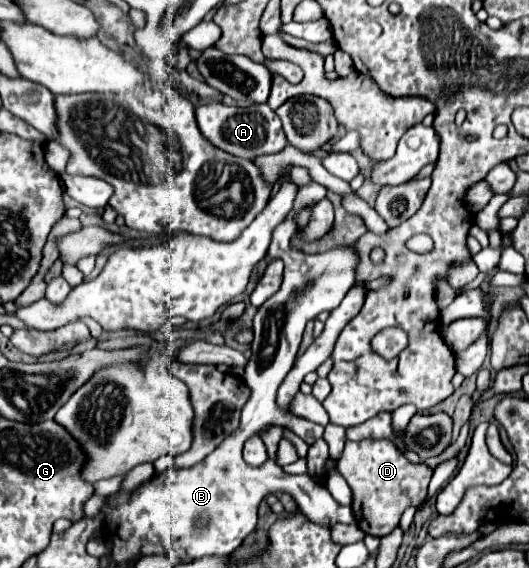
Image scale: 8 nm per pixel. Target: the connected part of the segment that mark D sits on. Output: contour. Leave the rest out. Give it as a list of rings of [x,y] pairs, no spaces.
[[[366,438],[360,442],[346,440],[344,452],[338,460],[338,470],[350,484],[354,492],[352,500],[352,512],[356,518],[356,524],[370,536],[386,536],[390,534],[398,524],[406,508],[426,502],[428,498],[428,482],[432,478],[432,468],[424,462],[412,464],[404,458],[404,454],[392,444],[392,440],[378,440],[378,438]]]

